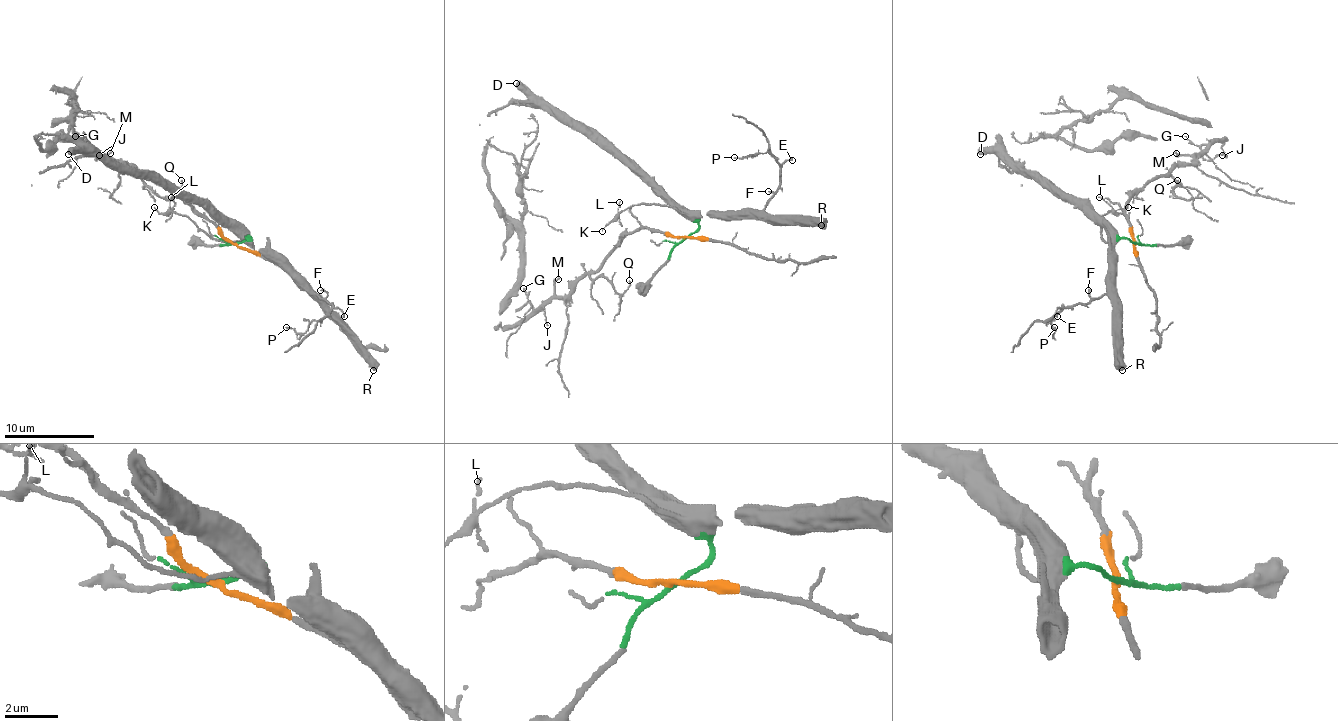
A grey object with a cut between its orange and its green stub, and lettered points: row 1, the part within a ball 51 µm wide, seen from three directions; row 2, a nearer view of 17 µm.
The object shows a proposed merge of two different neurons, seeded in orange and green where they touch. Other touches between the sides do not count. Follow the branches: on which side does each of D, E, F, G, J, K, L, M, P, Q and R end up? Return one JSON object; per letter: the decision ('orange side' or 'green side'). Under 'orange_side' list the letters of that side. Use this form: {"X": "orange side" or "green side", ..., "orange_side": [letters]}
{"D": "green side", "E": "green side", "F": "green side", "G": "orange side", "J": "orange side", "K": "green side", "L": "green side", "M": "orange side", "P": "green side", "Q": "orange side", "R": "green side", "orange_side": ["G", "J", "M", "Q"]}

